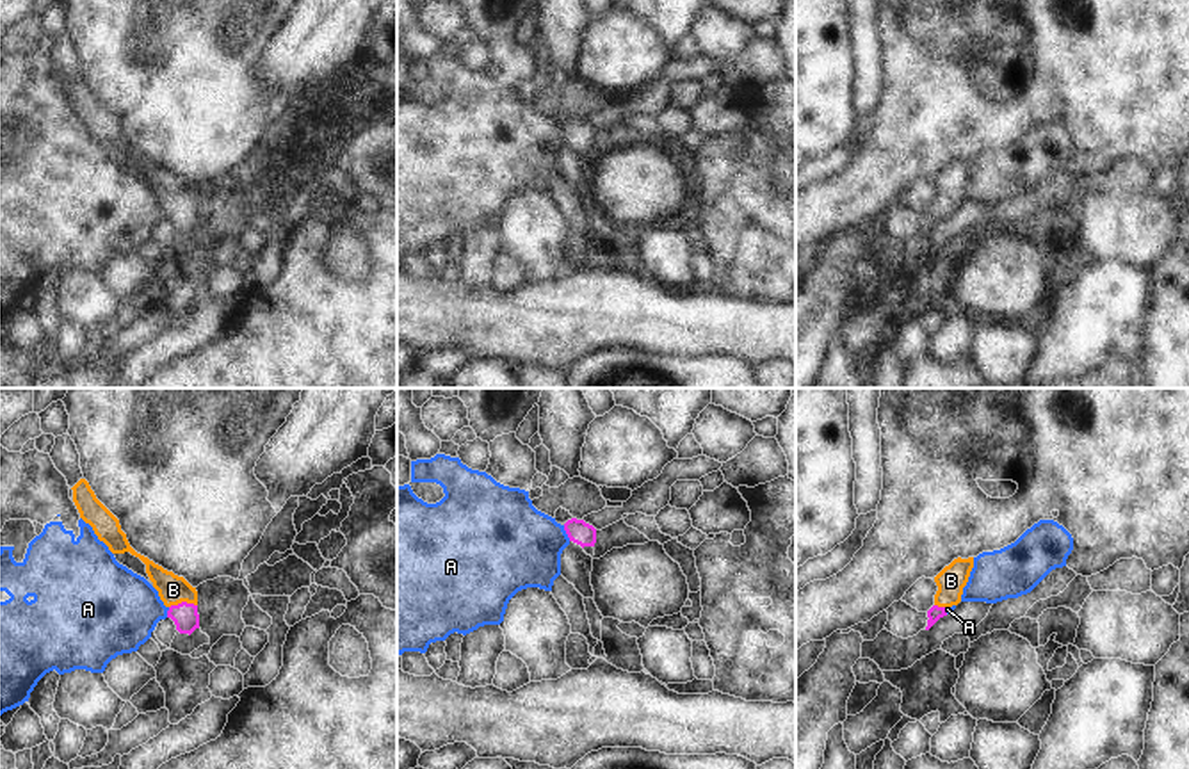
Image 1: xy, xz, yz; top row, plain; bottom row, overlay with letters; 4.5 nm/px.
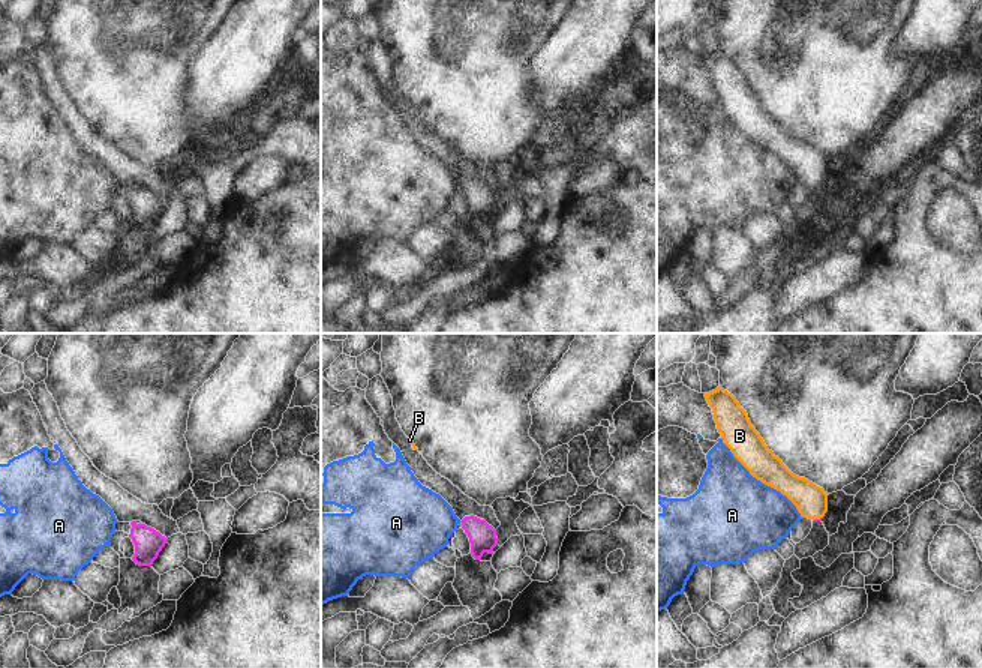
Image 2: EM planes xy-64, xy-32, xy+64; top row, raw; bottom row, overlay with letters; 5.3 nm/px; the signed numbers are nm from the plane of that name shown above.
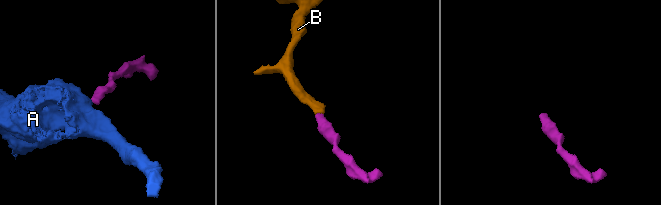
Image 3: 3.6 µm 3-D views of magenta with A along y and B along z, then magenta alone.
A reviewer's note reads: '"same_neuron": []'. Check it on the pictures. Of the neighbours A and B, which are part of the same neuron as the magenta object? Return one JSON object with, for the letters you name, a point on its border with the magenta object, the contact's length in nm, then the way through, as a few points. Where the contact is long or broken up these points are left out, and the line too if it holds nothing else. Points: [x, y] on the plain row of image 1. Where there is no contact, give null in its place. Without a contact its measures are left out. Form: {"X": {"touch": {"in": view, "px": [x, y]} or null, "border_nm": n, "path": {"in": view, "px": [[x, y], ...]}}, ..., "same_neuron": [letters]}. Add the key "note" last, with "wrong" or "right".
{"B": {"touch": {"in": "xy", "px": [182, 203]}, "border_nm": 130, "path": {"in": "xy", "px": [[186, 218], [182, 203], [173, 191]]}}, "same_neuron": ["B"], "note": "wrong"}

